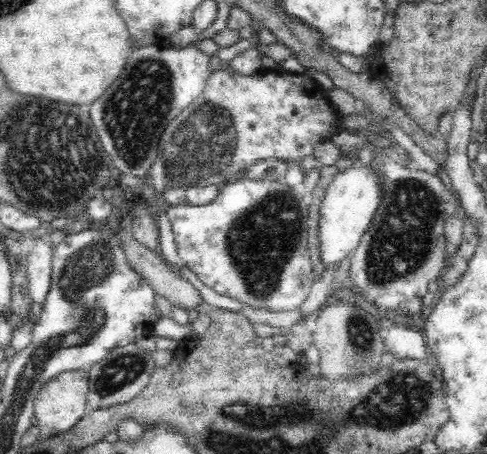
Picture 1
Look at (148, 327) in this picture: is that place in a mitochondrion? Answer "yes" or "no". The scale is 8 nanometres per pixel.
no

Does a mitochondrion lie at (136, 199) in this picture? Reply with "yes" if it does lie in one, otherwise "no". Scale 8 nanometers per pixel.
no

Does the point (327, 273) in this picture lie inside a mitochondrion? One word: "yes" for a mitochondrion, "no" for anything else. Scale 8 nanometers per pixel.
no

